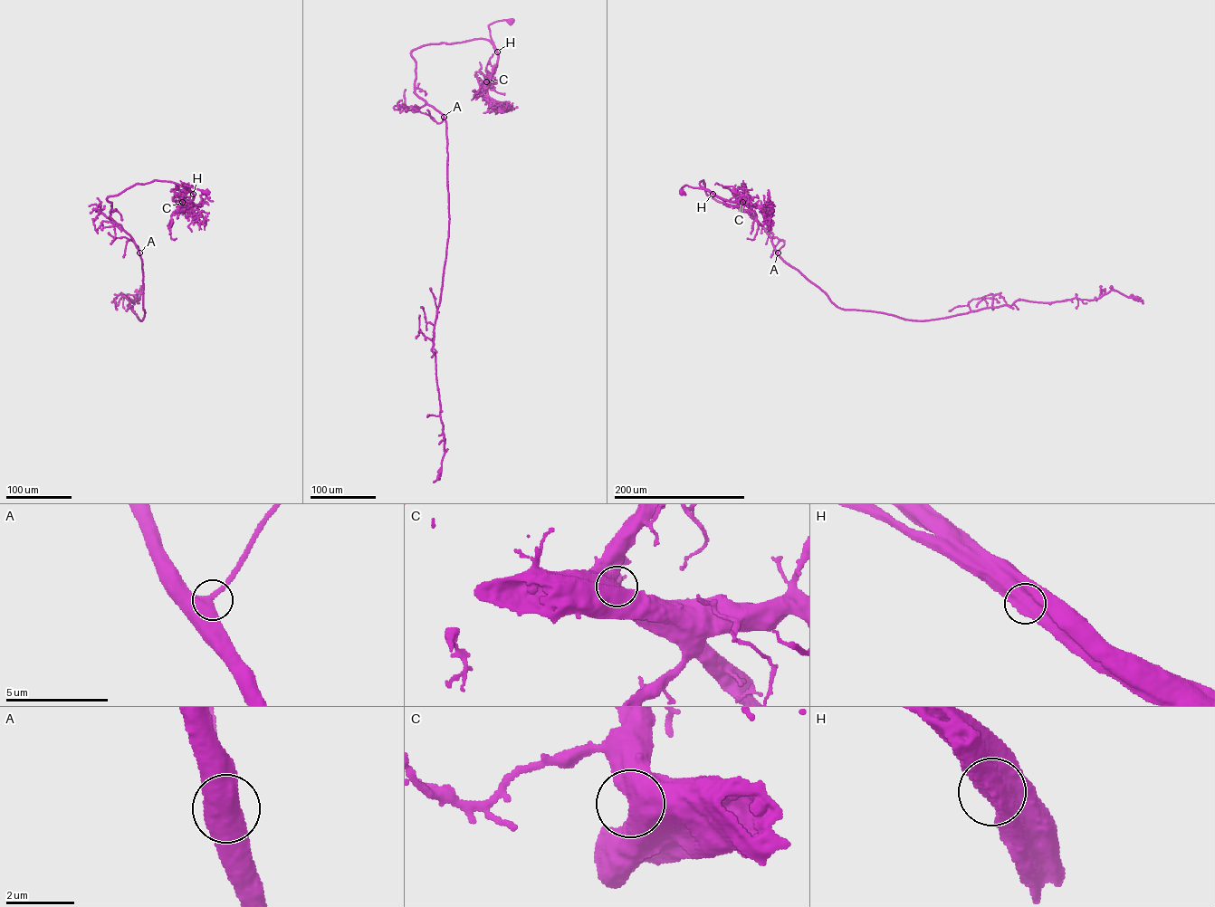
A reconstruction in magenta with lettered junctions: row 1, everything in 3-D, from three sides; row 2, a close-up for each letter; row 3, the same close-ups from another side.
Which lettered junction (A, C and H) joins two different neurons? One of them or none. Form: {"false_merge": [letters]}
{"false_merge": []}

